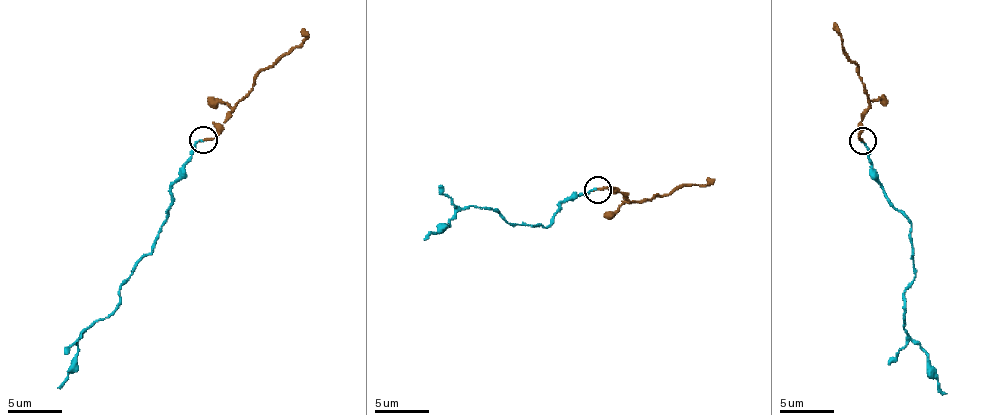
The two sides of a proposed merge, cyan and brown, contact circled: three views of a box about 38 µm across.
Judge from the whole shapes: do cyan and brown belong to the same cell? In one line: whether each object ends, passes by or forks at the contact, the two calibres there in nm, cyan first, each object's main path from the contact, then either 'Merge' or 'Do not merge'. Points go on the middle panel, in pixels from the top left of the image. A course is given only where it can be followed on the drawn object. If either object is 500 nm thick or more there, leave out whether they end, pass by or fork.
At the ring cyan ends. At the ring brown ends. Thickness 160 nm (cyan) against 170 nm. Course of cyan: (597, 189), (572, 194), (543, 228), (509, 224), (496, 210), (464, 206), (448, 226), (423, 239). Course of brown: (597, 189), (611, 189), (630, 199), (647, 201), (686, 184), (703, 186), (709, 181), (707, 179). Merge

